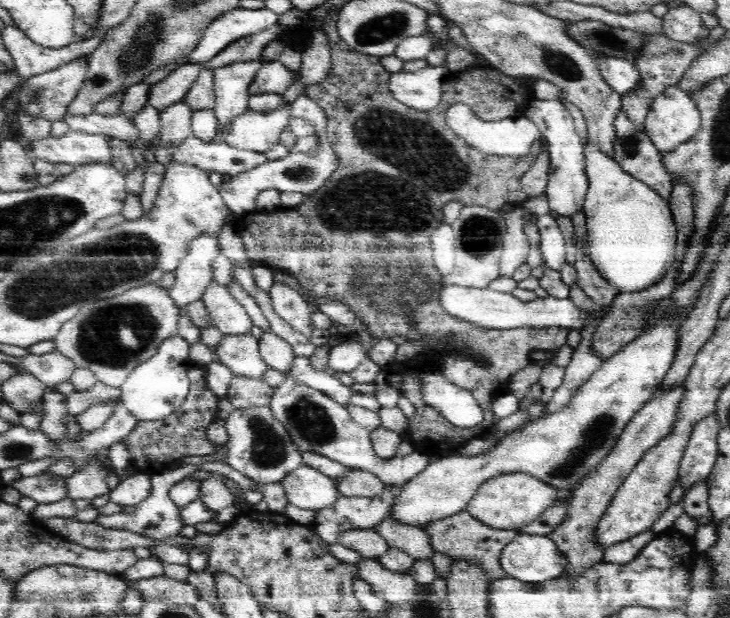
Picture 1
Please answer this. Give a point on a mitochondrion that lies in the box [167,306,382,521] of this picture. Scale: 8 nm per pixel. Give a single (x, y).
(312, 423)

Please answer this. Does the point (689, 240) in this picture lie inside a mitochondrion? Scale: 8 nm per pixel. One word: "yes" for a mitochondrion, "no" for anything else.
no

